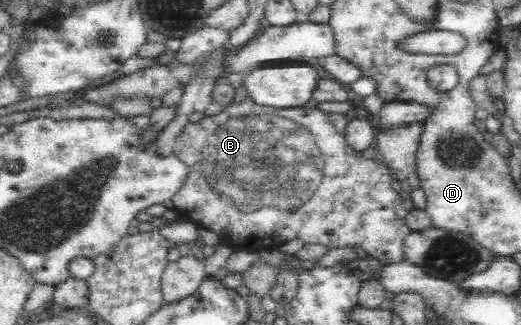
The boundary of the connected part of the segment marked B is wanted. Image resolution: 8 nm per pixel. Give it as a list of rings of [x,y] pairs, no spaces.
[[[250,97],[242,99],[240,103],[227,106],[224,111],[214,117],[204,117],[198,123],[188,122],[182,129],[182,133],[176,137],[172,147],[172,158],[183,162],[190,171],[186,184],[171,197],[174,209],[179,215],[184,215],[190,222],[199,225],[211,232],[216,233],[225,245],[230,246],[234,251],[250,252],[261,249],[277,249],[282,243],[290,240],[300,239],[304,244],[319,244],[328,249],[334,247],[362,247],[368,256],[378,259],[382,265],[398,263],[405,260],[403,244],[405,238],[411,233],[411,228],[406,223],[406,215],[409,212],[405,201],[400,198],[396,190],[392,188],[393,180],[390,178],[390,170],[379,158],[375,160],[366,159],[366,155],[352,150],[346,145],[345,131],[348,120],[345,115],[330,114],[320,111],[318,108],[294,107],[288,110],[262,106],[255,103]]]

